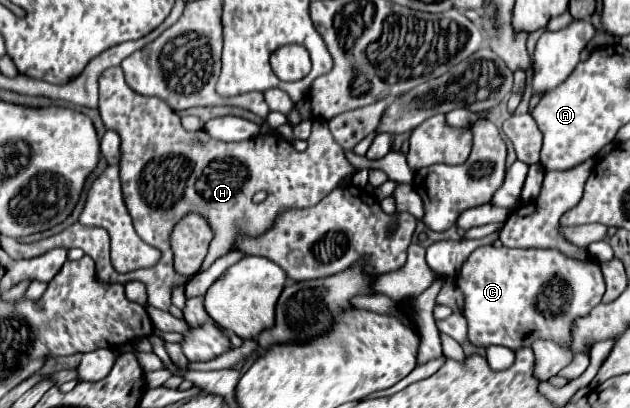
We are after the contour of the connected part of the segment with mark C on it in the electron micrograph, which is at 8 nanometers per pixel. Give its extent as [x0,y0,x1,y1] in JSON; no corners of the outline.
[455,245,605,351]

